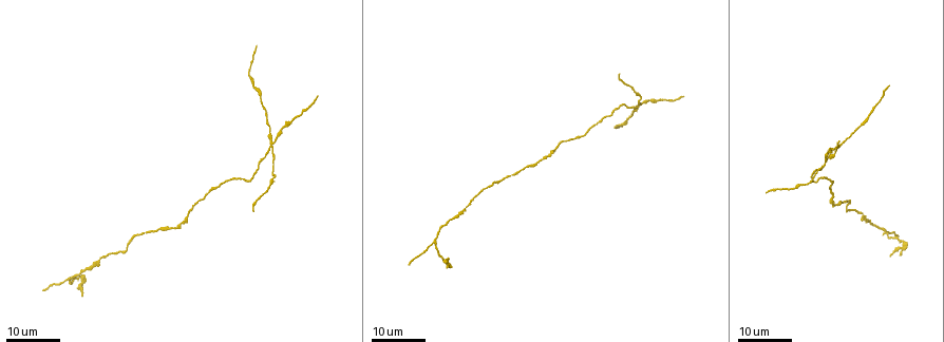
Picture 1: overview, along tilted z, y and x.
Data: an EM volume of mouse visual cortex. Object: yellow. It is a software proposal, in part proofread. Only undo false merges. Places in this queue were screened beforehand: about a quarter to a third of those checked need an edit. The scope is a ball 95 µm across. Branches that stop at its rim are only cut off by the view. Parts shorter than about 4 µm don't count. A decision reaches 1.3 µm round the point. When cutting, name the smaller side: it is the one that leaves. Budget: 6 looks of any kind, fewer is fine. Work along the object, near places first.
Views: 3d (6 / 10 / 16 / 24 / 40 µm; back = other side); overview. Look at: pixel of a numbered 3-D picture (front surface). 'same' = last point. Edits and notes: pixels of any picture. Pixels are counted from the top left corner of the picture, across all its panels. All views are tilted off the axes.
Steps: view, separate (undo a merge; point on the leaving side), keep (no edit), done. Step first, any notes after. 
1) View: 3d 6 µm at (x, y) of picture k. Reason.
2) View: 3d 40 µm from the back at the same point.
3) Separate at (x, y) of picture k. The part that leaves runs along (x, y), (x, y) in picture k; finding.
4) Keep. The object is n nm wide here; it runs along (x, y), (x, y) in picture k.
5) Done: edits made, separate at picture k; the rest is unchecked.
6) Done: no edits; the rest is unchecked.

View: 3d 24 µm at (268, 142) of picture 1. Looks like a crossing.

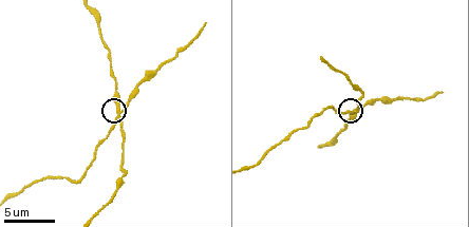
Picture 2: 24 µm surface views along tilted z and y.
View: 3d 10 µm at (355, 109) of picture 2.

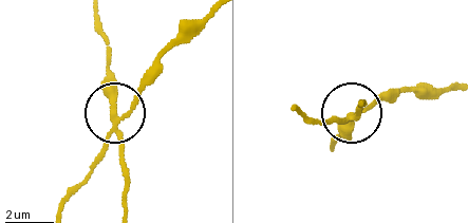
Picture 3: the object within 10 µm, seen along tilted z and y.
Separate at (105, 89) of picture 3. The part that leaves runs along (115, 123), (115, 86), (98, 15) in picture 3; two cells meet here.

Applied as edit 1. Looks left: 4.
View: 3d 16 µm at (158, 67) of picture 2. Thick turns thin.

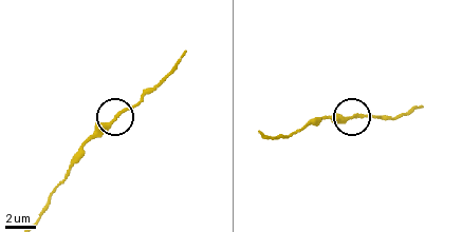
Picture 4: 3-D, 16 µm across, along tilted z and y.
Separate at (124, 109) of picture 4. The object is 270 nm wide here; the part that leaves runs along (109, 123), (137, 104), (186, 51) in picture 4; a second cell is stuck on.

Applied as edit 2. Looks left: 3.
View: overview.

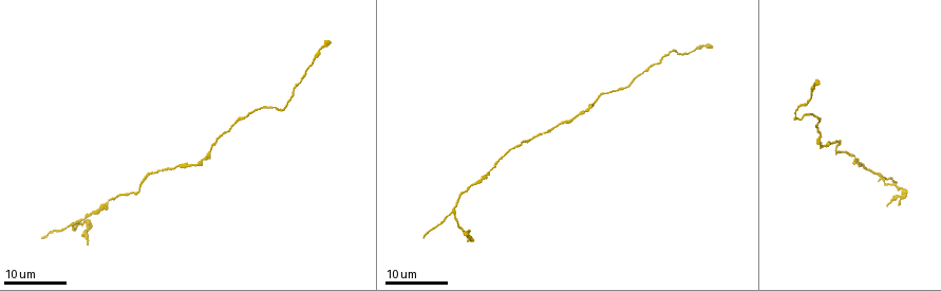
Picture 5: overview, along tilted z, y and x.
View: 3d 24 µm at (880, 173) of picture 5. Three-way junction.

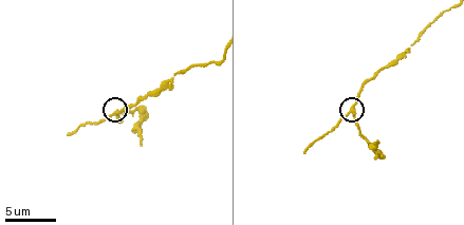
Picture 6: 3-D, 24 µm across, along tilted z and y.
View: 3d 10 µm at (350, 110) of picture 6. Closer look.

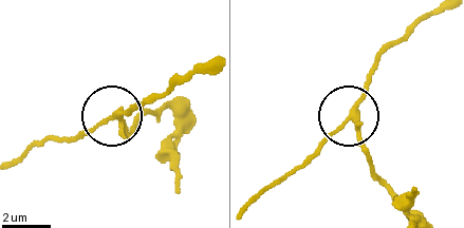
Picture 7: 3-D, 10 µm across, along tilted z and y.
Separate at (358, 145) of picture 7. 3 arms meet here; two cells meet here.

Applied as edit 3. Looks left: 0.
Done: edits made, separate at picture 3, separate at picture 4, separate at picture 7; the rest is unchecked.

